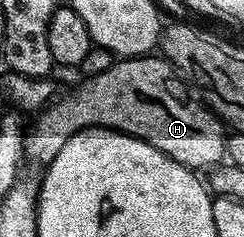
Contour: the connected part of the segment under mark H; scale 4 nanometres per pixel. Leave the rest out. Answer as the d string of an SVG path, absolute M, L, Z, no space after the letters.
M162 56L116 60L103 73L88 77L82 83L84 85L77 86L72 93L52 100L32 120L36 120L32 125L30 122L23 138L26 164L50 165L57 151L82 129L115 129L128 133L192 171L210 170L226 158L228 134L223 122L193 95L179 70Z

